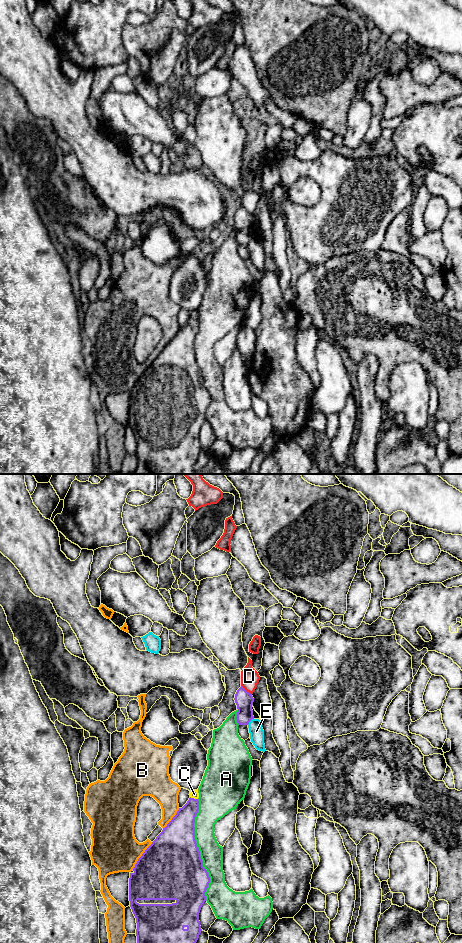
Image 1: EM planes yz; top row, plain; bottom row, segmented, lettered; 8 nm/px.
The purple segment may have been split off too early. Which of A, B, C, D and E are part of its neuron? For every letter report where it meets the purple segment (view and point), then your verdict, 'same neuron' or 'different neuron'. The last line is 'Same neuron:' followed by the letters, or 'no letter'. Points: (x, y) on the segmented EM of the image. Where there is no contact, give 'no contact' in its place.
A: meets purple in yz at (198, 850); different neuron
B: meets purple in yz at (141, 856); different neuron
C: meets purple in yz at (193, 798); different neuron
D: meets purple in yz at (245, 690); different neuron
E: meets purple in yz at (250, 720); different neuron
Same neuron: no letter

